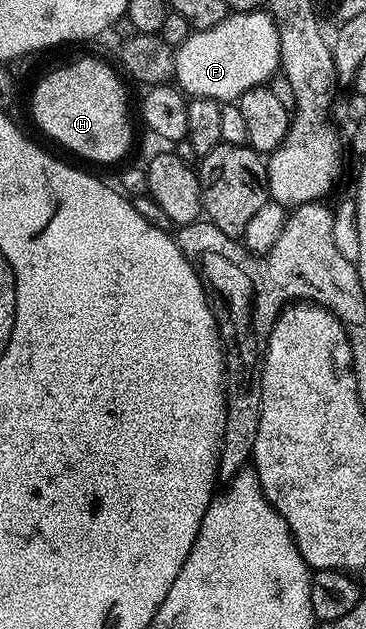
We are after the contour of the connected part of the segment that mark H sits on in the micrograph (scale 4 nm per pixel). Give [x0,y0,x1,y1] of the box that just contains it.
[31,60,131,164]

